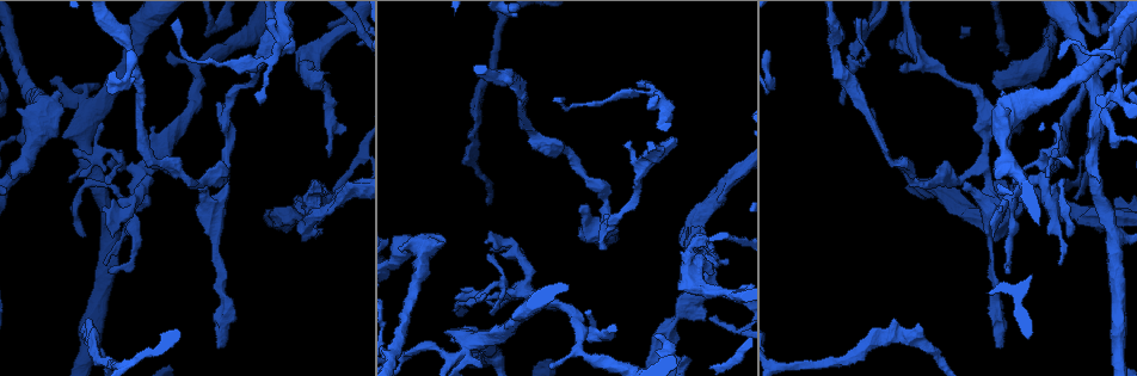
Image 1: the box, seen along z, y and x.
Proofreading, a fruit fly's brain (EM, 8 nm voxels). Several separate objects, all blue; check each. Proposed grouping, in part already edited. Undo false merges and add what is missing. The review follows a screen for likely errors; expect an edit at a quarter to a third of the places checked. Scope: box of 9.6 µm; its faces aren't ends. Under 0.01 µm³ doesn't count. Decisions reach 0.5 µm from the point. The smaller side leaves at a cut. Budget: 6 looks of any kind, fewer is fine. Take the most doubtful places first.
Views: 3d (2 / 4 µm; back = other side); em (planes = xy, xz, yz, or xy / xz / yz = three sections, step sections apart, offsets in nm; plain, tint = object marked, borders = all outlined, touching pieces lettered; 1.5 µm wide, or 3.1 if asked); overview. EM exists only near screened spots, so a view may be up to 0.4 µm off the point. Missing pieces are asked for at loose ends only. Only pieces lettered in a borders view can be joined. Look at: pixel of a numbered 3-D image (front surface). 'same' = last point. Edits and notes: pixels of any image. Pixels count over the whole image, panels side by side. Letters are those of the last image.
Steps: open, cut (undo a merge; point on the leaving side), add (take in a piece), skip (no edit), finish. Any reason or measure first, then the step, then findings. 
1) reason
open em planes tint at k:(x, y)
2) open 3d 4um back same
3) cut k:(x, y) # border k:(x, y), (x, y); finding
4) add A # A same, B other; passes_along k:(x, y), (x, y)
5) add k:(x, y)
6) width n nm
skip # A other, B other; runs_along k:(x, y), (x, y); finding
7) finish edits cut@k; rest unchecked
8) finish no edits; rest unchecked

thick end
open 3d 4um at 1:(1001, 93)

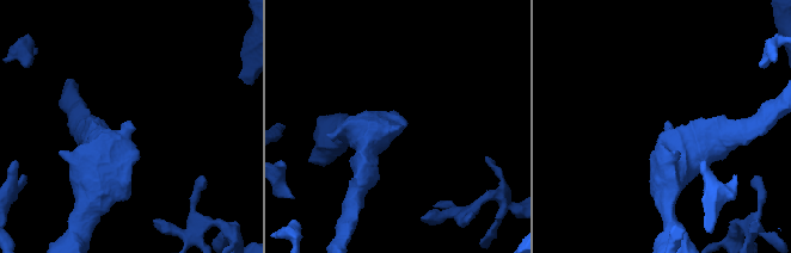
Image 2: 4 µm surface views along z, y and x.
now the EM
open em planes tint at 2:(402, 126)

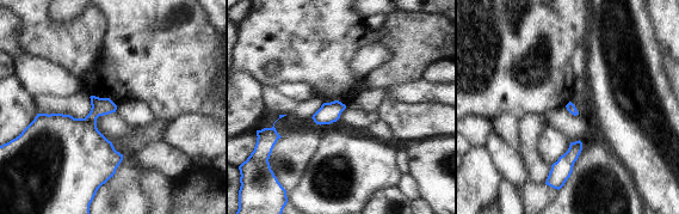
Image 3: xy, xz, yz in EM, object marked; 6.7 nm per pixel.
what lies round it
open em planes borders same

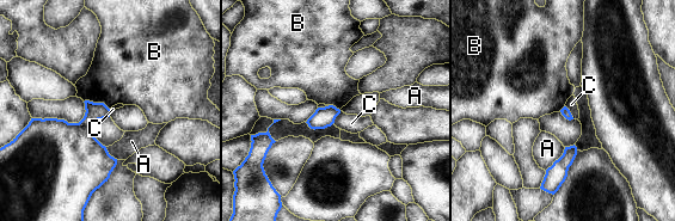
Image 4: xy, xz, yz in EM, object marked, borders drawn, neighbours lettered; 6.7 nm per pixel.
skip # A other, B other, C other; border 4:(565, 105), (574, 118); no lettered piece goes on from it

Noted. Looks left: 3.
branch stops here
open 3d 4um at 1:(329, 73)

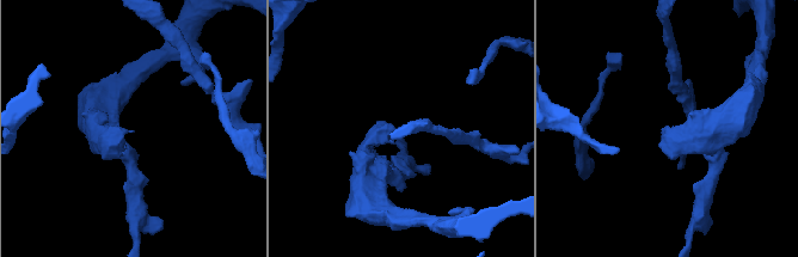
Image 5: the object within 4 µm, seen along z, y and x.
open em yz step 8 tint at 5:(668, 130)

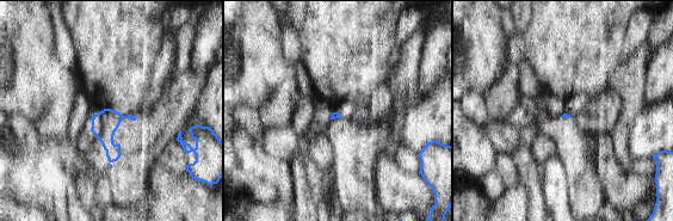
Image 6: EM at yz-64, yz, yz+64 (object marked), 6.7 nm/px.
open em planes borders same

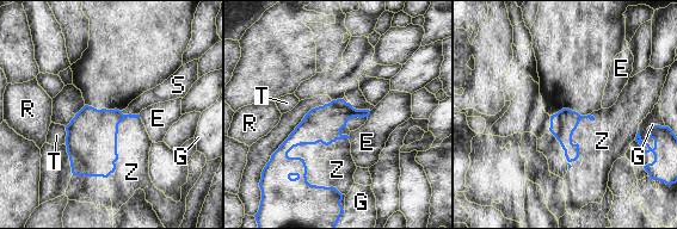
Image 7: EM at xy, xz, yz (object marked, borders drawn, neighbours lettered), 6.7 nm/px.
longest_contact Z 400 nm
skip # E other, G other, R other, S other, T other, Z other; border 7:(367, 116), (351, 117), (345, 127); no lettered piece goes on from it

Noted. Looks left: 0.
finish no edits; rest unchecked

